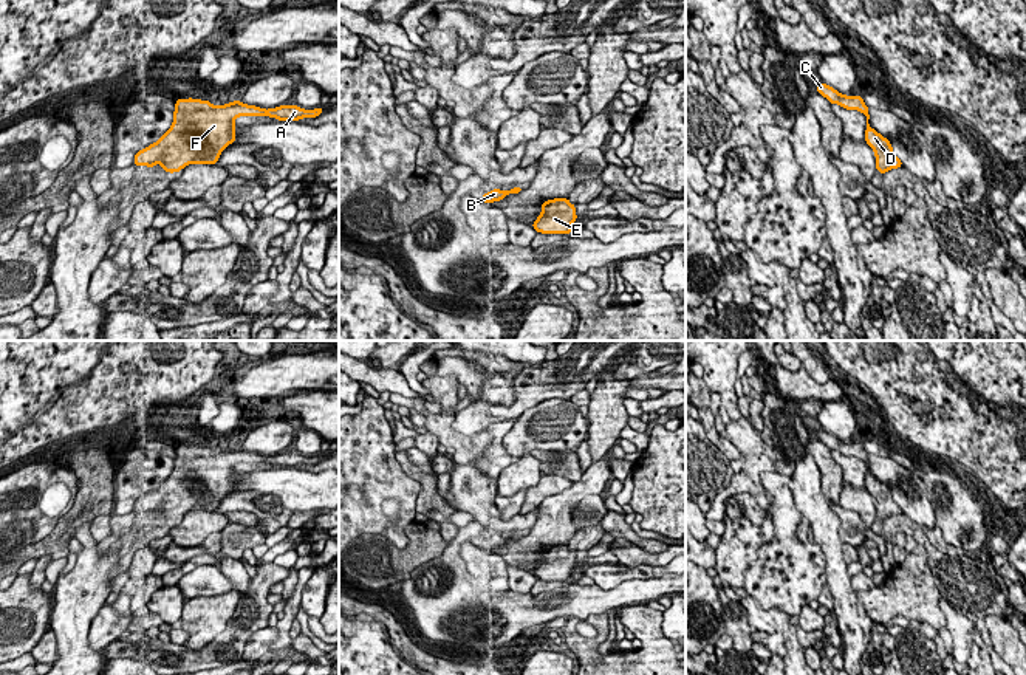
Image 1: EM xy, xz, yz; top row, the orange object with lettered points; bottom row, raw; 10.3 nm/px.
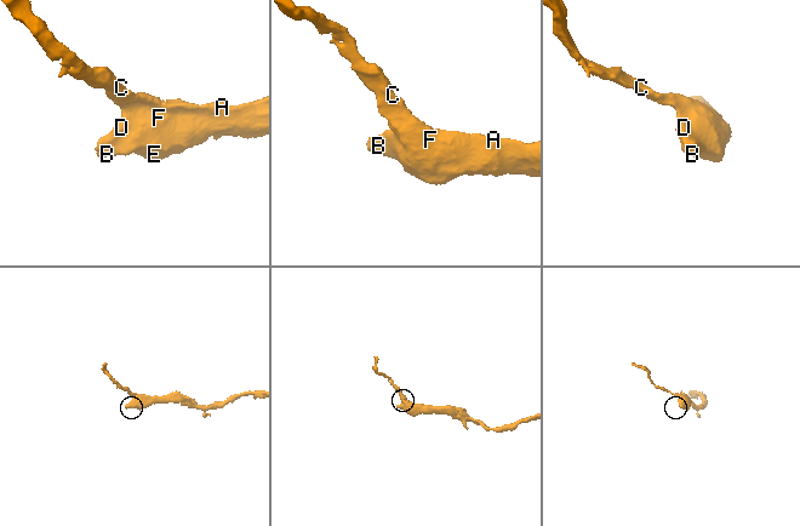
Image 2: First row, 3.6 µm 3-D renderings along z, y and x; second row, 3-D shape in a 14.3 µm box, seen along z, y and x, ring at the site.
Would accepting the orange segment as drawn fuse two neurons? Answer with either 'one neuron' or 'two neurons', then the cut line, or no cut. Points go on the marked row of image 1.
one neuron; no cut

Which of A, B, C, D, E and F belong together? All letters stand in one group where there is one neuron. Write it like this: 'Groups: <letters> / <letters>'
Groups: A B C D E F

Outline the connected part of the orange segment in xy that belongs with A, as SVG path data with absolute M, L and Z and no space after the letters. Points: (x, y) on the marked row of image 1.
M178 99L173 122L158 142L136 152L135 166L153 167L159 164L166 172L180 172L187 164L217 164L220 153L235 138L234 121L238 116L269 116L279 121L316 118L323 108L303 110L297 105L260 108L240 101L214 105L201 99Z

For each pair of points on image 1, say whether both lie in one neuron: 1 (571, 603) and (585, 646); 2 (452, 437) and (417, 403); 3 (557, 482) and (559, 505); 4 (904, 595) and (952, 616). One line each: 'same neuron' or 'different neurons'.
1: different neurons
2: same neuron
3: different neurons
4: different neurons

